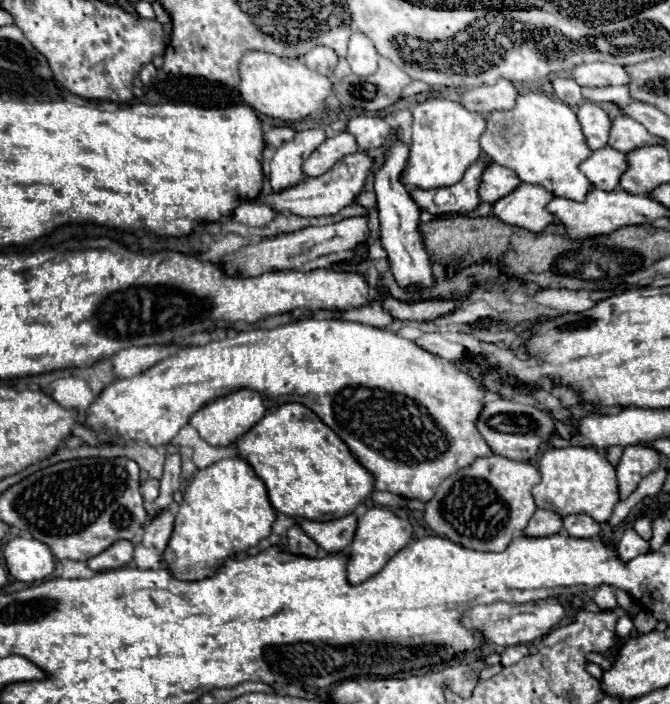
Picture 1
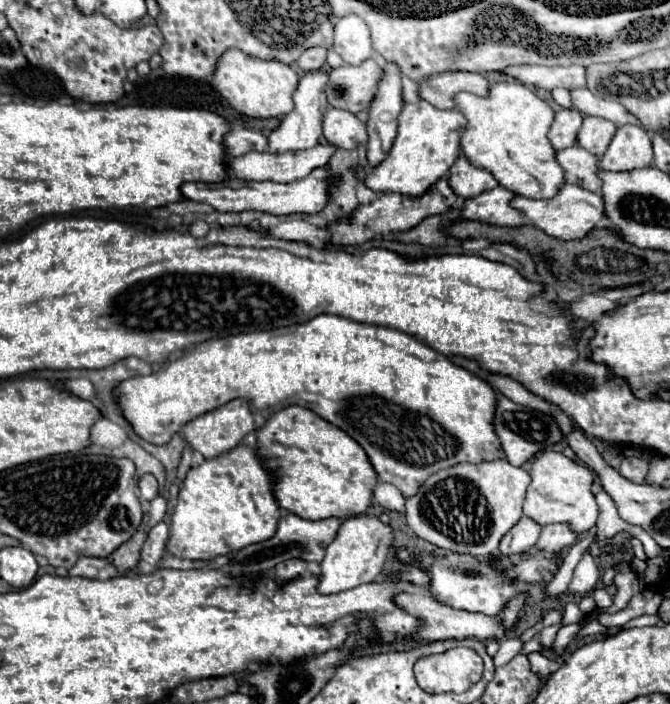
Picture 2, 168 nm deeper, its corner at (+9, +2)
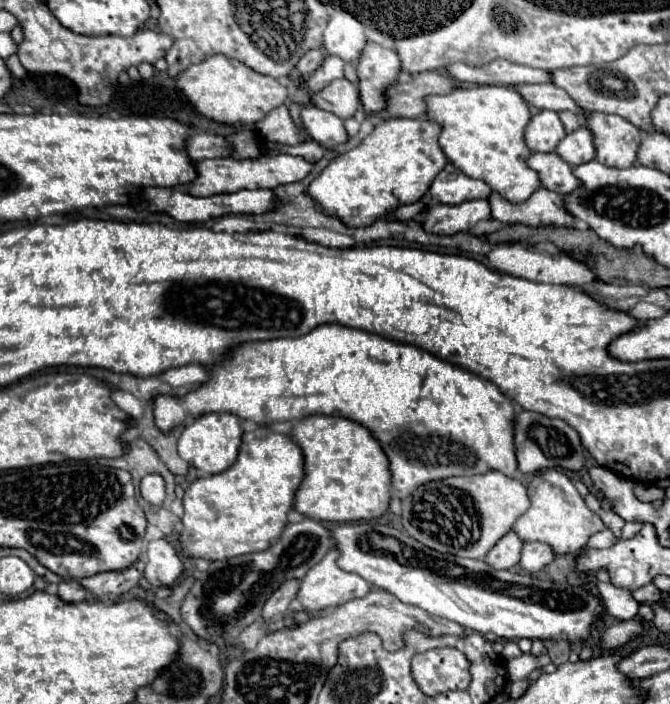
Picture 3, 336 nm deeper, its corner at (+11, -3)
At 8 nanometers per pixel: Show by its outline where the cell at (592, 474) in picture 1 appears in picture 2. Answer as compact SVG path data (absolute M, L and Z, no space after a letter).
M541 451L531 463L531 485L527 489L527 497L523 503L523 515L535 519L539 525L547 523L569 523L575 533L585 533L589 527L595 525L599 507L595 495L591 493L593 487L593 471L575 459L565 457L559 451Z

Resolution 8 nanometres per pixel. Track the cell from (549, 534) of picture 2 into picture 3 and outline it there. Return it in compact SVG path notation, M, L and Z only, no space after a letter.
M527 542L527 544L523 544L519 566L525 572L533 574L533 572L539 572L541 568L545 568L553 558L555 558L555 554L553 554L553 550L549 550L549 546L539 544L539 542Z

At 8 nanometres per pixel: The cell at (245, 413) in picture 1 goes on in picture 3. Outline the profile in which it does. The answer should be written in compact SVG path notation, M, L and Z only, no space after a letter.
M229 412L201 414L191 424L185 426L177 442L177 452L183 460L187 460L197 470L207 472L207 474L221 474L237 460L237 450L241 446L241 434L243 430L235 414L229 414Z

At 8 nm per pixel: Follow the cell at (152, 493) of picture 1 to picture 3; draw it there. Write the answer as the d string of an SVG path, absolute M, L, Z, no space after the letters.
M147 474L141 480L141 496L149 504L163 504L163 500L165 500L165 480L159 474Z

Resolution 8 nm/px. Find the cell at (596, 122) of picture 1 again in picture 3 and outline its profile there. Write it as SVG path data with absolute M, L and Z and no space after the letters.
M541 110L525 126L525 144L531 152L553 152L561 138L565 138L565 128L557 112Z

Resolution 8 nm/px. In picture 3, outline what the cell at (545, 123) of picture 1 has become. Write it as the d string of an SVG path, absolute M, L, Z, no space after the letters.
M459 86L443 96L427 96L427 120L441 126L439 146L449 162L453 162L463 174L471 178L479 178L491 186L501 198L509 202L525 202L533 190L537 190L537 174L525 166L525 158L529 158L529 148L523 140L523 128L531 118L527 102L509 86Z

